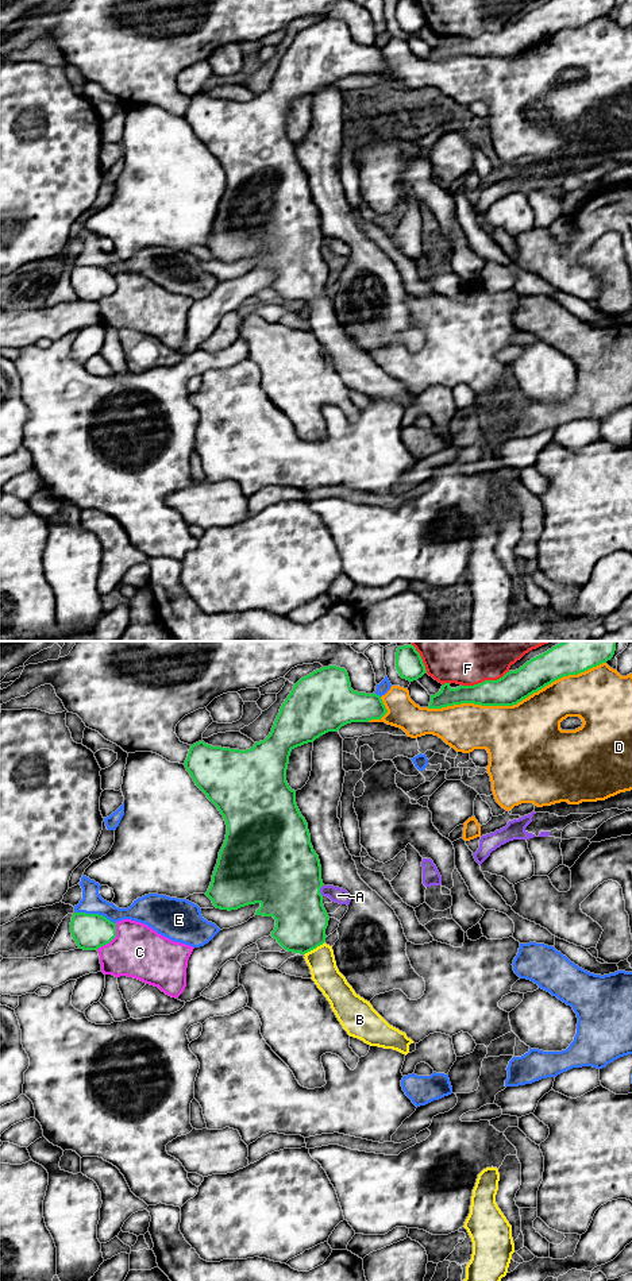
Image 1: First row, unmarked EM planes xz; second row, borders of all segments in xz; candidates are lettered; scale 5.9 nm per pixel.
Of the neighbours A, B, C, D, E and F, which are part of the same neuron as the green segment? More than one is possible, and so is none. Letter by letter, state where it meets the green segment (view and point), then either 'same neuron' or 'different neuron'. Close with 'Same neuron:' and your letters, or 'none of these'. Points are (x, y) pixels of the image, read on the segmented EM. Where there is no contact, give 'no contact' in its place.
A: xz (319, 890) | different neuron
B: xz (313, 948) | same neuron
C: xz (111, 940) | different neuron
D: xz (516, 703) | different neuron
E: xz (95, 914) | different neuron
F: xz (485, 680) | different neuron
Same neuron: B

